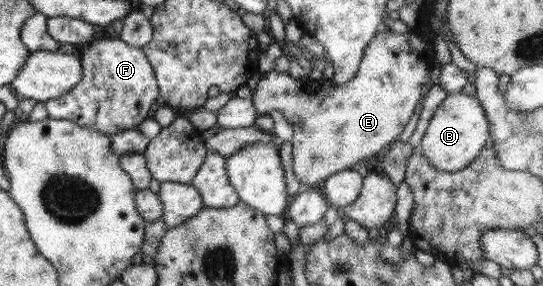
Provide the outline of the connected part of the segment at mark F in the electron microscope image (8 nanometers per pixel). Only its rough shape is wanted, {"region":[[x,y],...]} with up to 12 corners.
{"region":[[94,39],[82,81],[44,103],[48,117],[110,136],[160,97],[141,48]]}

